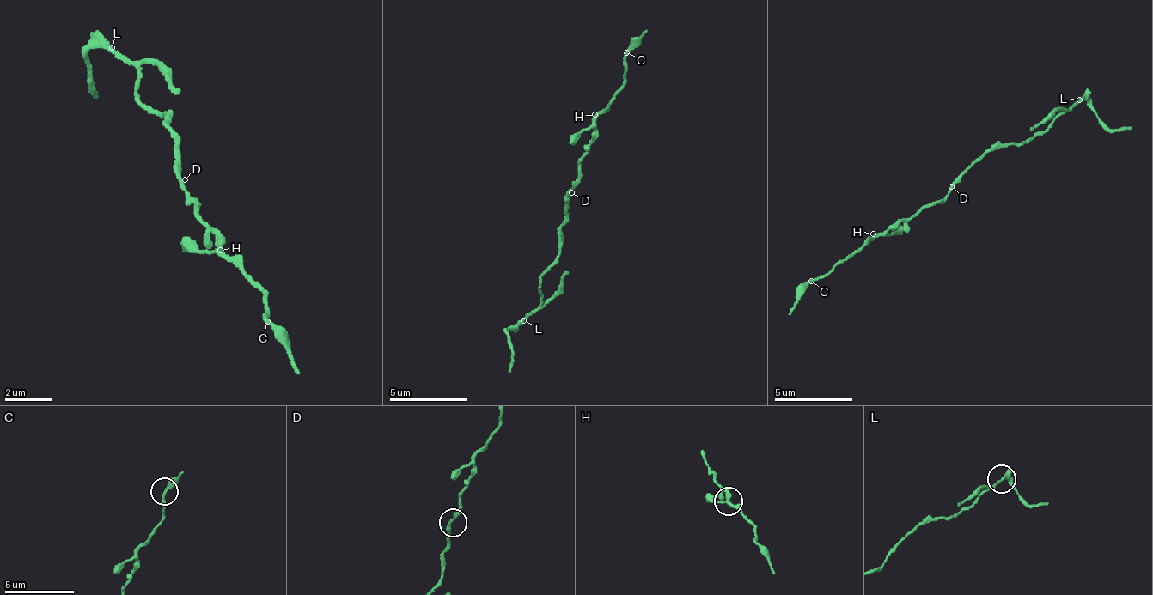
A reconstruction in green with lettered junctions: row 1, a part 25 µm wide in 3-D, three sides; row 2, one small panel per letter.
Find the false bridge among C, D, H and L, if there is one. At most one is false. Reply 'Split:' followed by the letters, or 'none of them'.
Split: L

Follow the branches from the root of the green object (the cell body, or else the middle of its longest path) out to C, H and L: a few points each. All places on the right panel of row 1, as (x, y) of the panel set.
C: (955, 186), (943, 198), (920, 206), (908, 218), (889, 226), (838, 261), (822, 276), (811, 281)
H: (955, 186), (943, 198), (928, 203), (908, 218), (889, 226), (881, 233), (873, 233)
L: (955, 186), (955, 183), (986, 152), (1006, 148), (1009, 143), (1026, 143), (1057, 117), (1069, 112), (1080, 100)

